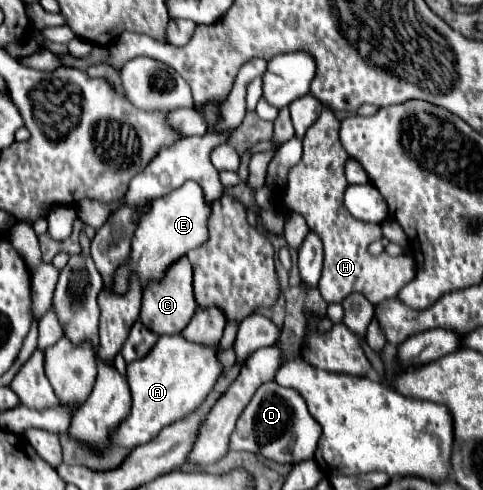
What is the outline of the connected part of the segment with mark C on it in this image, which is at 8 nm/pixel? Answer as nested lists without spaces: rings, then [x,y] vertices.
[[[184,258],[184,260],[178,260],[178,264],[170,268],[170,272],[166,272],[162,284],[148,284],[144,288],[140,320],[148,330],[156,334],[176,334],[176,332],[182,332],[182,326],[190,322],[197,307],[194,292],[192,292],[192,266],[188,258]]]

